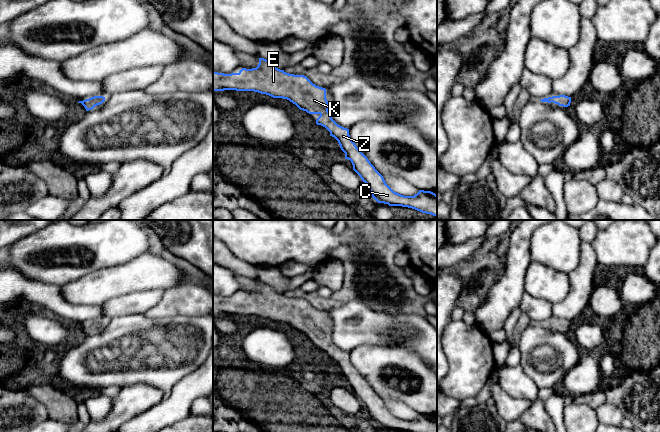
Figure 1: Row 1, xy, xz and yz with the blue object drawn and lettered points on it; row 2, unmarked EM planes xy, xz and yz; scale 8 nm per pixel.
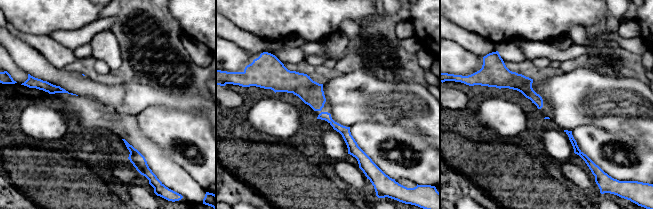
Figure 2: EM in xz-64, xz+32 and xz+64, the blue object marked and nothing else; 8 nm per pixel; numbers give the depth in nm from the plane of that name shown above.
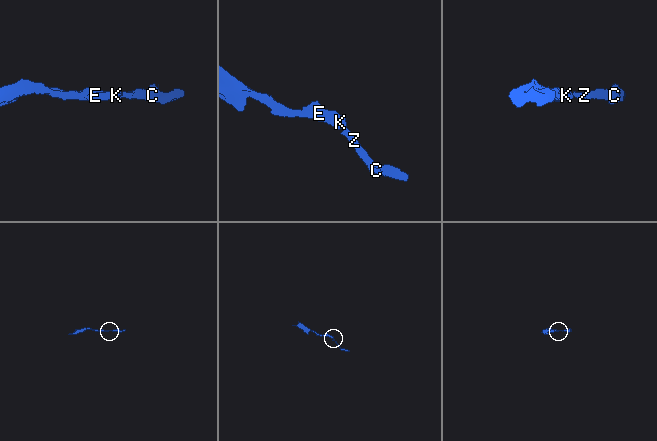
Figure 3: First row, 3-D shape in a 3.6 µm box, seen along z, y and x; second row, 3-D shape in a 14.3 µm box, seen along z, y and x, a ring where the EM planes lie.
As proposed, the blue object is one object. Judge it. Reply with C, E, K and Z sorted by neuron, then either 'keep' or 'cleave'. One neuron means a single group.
groups C E K Z; keep

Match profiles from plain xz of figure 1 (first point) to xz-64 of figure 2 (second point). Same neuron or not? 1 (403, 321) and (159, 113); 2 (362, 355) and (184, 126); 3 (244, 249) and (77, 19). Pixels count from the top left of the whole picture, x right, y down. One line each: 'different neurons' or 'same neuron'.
1: different neurons
2: same neuron
3: same neuron

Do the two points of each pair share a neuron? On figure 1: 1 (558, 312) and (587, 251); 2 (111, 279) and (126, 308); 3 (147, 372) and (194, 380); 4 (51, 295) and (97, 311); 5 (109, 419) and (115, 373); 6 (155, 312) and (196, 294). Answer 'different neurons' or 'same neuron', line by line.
1: same neuron
2: different neurons
3: different neurons
4: same neuron
5: different neurons
6: same neuron

